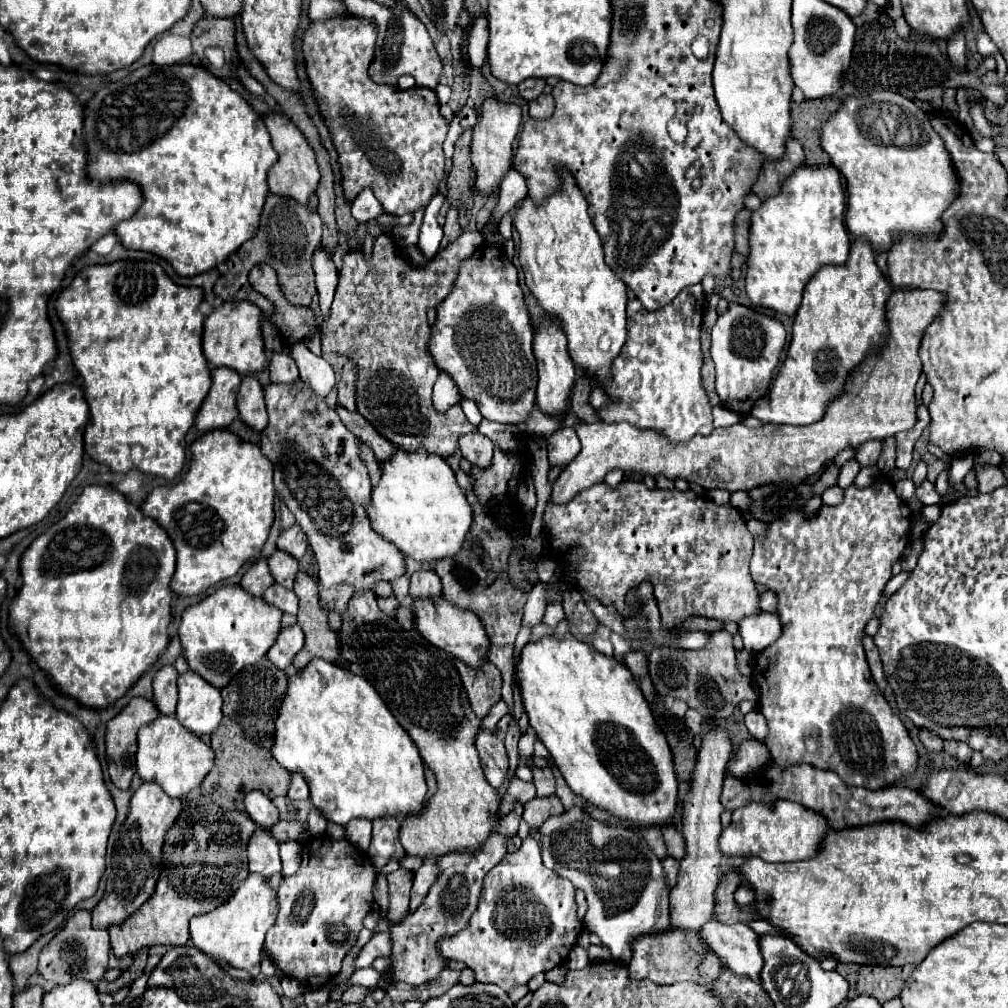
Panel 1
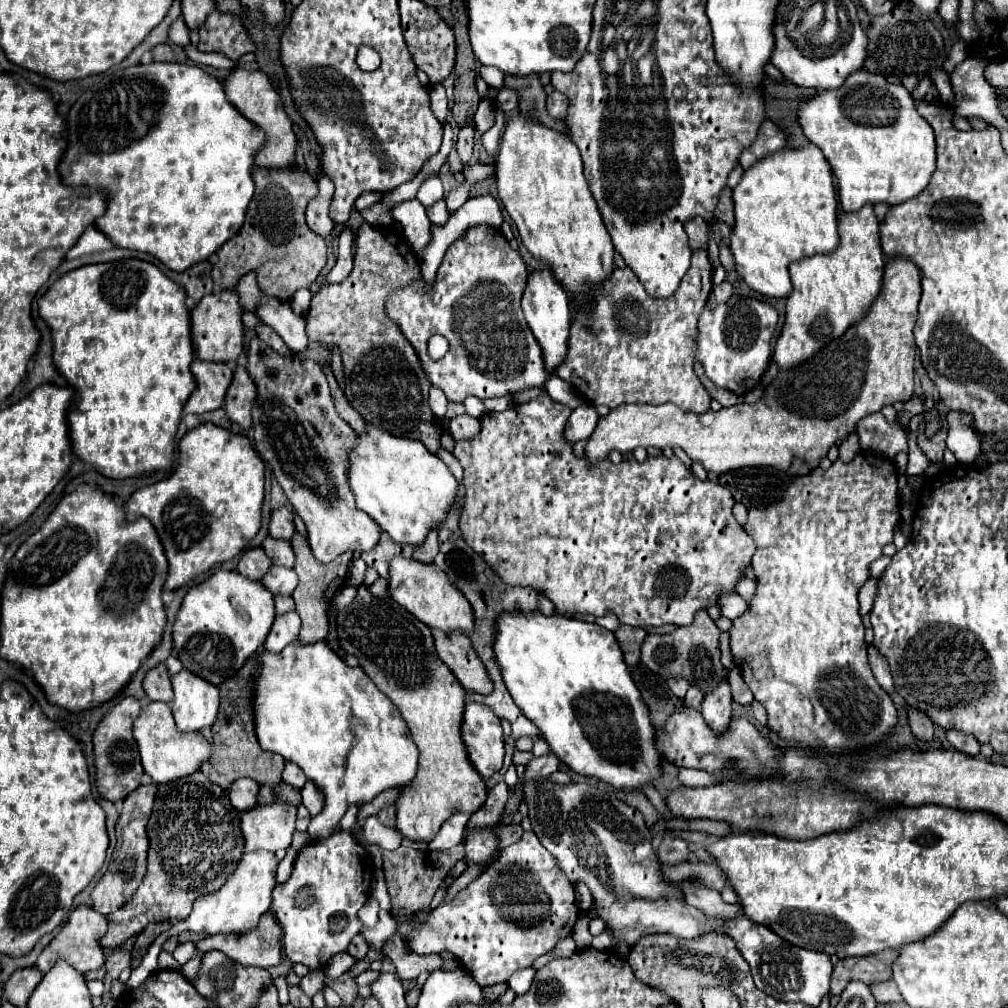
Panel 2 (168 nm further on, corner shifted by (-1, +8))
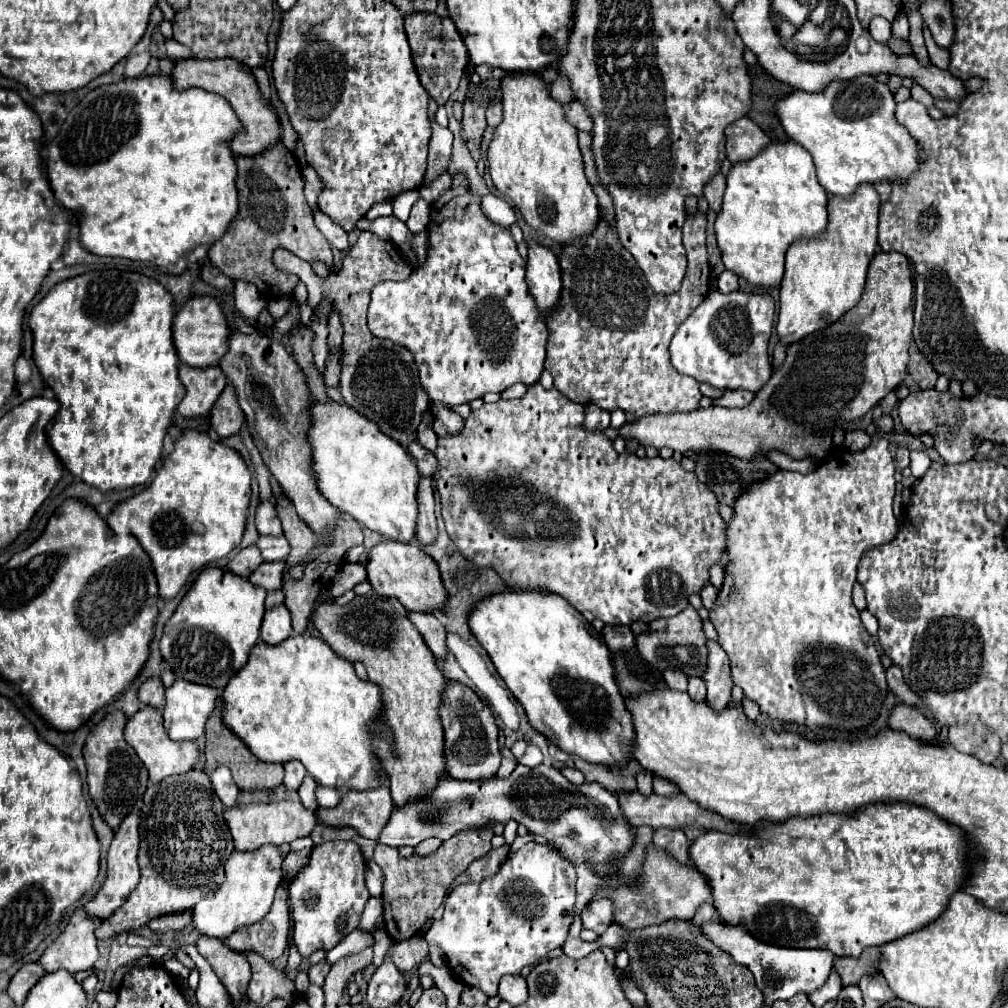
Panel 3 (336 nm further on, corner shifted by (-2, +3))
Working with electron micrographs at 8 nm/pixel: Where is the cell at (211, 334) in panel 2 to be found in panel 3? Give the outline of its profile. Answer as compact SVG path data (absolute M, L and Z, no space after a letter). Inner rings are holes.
M193 296L173 320L173 340L179 360L195 368L207 368L211 364L219 364L227 354L229 336L231 336L229 324L225 320L221 306L213 296Z

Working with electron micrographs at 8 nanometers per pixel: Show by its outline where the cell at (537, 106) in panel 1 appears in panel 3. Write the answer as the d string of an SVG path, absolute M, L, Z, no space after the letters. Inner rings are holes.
M567 102L563 104L563 110L565 110L565 118L569 124L573 124L577 130L585 130L589 132L591 130L591 118L587 116L585 108L579 104L579 102Z

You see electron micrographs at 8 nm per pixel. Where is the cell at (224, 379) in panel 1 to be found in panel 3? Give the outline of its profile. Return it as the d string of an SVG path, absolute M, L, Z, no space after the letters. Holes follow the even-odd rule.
M187 364L179 366L179 380L185 384L187 394L177 406L177 412L185 418L207 416L223 388L227 386L227 376L219 366L193 368Z

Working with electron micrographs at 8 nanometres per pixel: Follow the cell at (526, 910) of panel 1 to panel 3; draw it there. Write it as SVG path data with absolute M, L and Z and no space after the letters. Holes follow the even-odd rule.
M527 842L511 858L507 858L499 870L483 882L465 882L455 886L447 900L441 920L433 920L423 934L429 946L439 946L451 970L469 986L483 990L487 996L497 994L499 978L505 974L519 976L527 964L541 962L551 950L561 948L569 936L575 908L575 868L563 860L549 844Z

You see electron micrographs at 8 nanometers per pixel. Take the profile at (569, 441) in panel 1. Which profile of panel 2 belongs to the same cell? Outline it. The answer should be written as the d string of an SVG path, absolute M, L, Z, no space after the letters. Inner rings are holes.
M590 403L578 405L572 411L570 419L568 419L566 439L570 439L570 443L576 443L580 439L590 437L592 431L594 431L594 427L598 425L598 419L600 419L600 415L598 415L598 411L596 411L594 405L590 405Z

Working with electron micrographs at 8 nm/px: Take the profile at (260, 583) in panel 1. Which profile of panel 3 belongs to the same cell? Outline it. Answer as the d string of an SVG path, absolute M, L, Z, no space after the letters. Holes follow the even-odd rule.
M247 546L227 564L227 570L237 574L237 576L247 578L251 572L255 572L255 568L259 568L259 564L263 564L263 556L261 556L259 548L257 546Z

